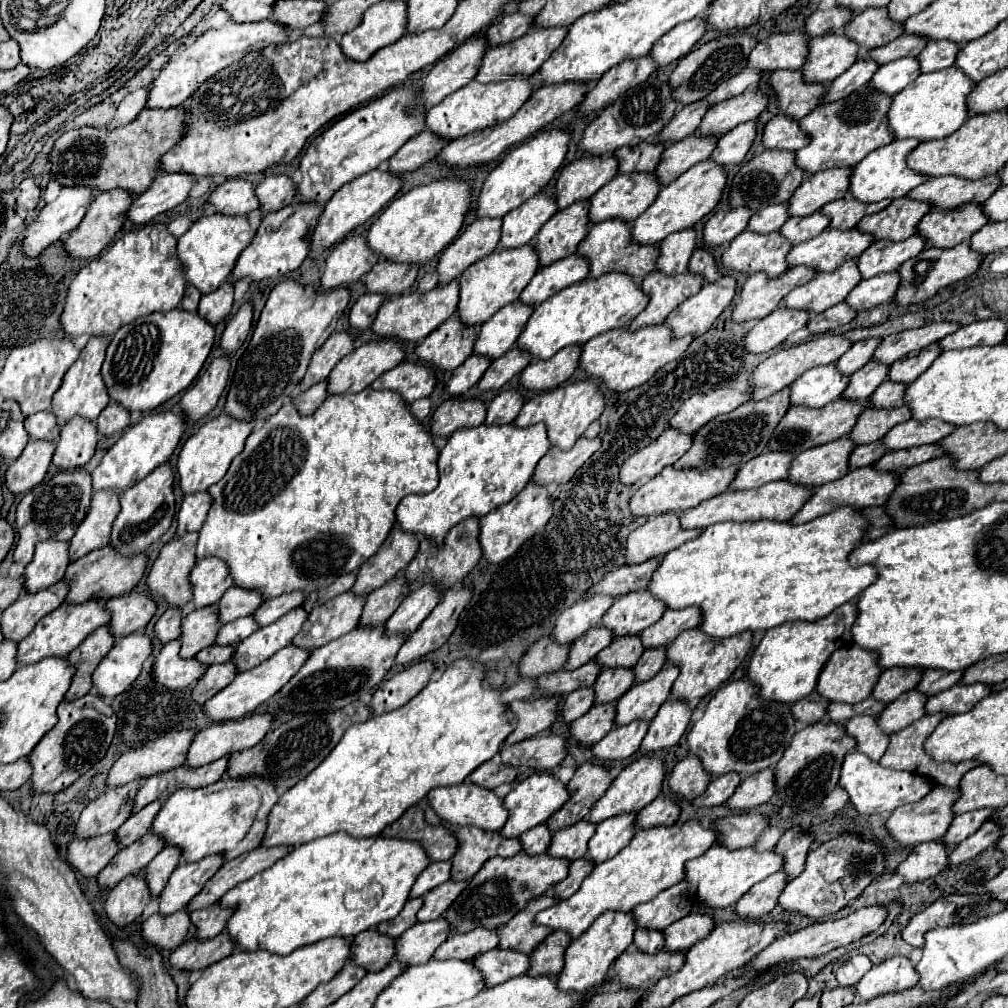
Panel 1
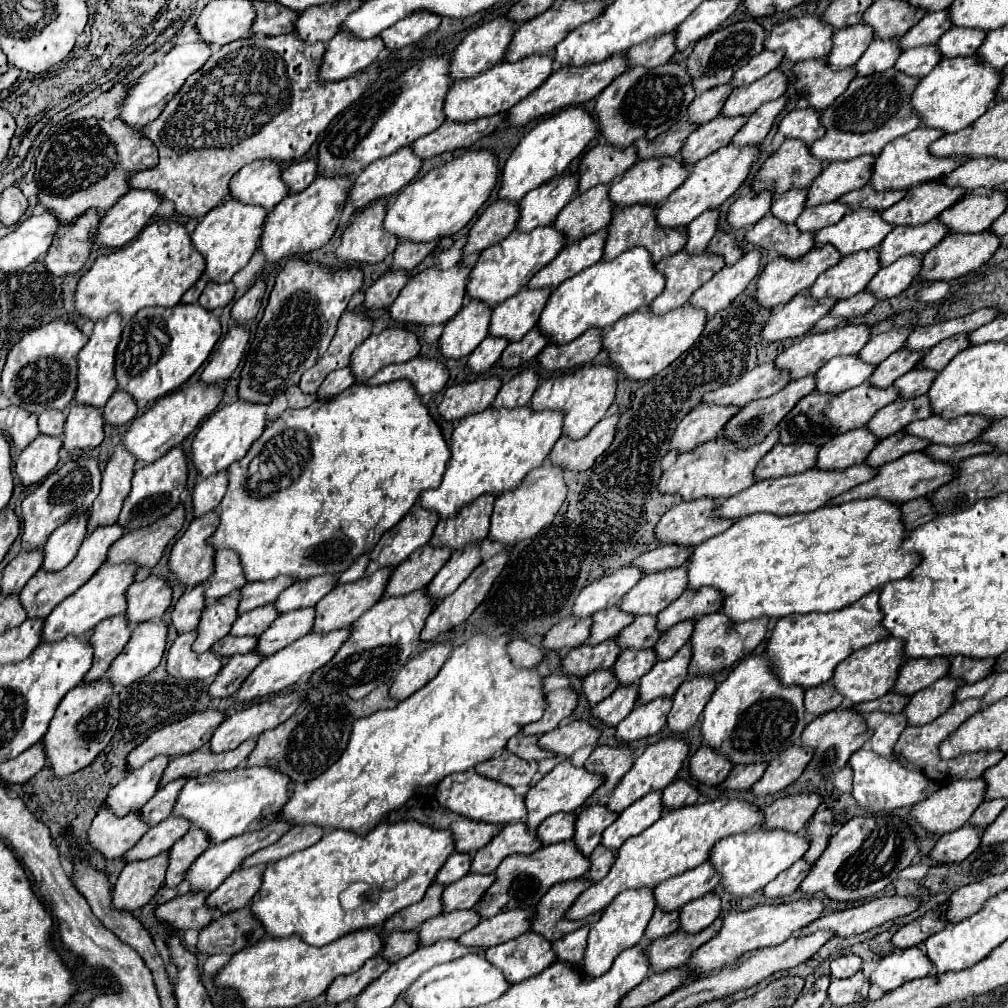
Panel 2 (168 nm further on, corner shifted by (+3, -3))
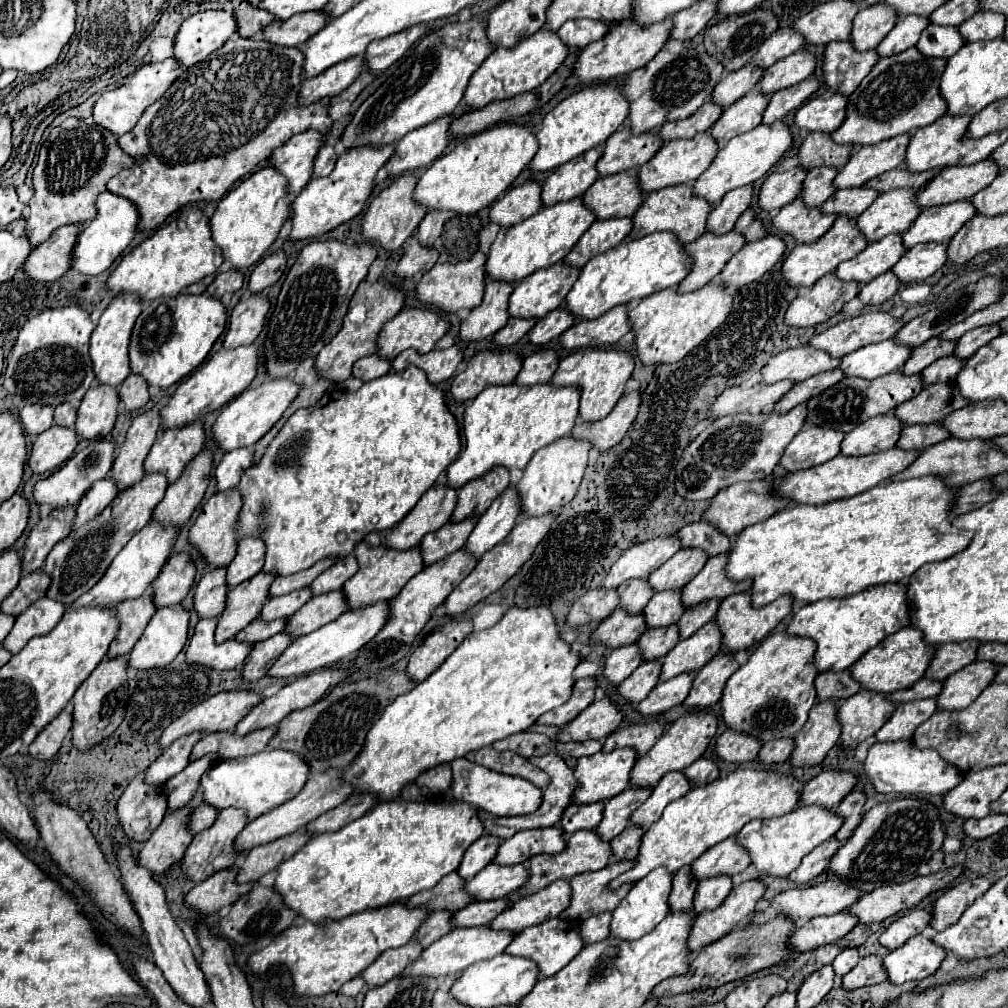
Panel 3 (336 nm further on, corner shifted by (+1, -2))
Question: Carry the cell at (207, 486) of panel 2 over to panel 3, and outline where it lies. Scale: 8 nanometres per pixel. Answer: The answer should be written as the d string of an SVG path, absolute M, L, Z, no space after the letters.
M234 449L226 453L220 461L220 465L214 471L216 479L216 491L224 493L238 485L242 473L252 465L252 451L250 449Z

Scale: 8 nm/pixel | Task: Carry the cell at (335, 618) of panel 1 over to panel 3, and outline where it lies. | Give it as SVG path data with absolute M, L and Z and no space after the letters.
M364 541L354 549L354 557L360 563L360 569L354 577L350 577L346 581L346 585L342 587L346 605L350 611L362 609L370 603L378 603L378 601L388 601L390 597L394 597L416 573L422 571L422 557L418 547L410 549L410 551L394 551L394 549L386 549L384 545L370 549Z

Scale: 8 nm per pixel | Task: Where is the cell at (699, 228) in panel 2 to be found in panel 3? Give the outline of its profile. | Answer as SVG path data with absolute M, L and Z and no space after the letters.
M740 187L726 193L726 197L710 211L706 219L706 231L718 235L730 233L734 221L748 209L750 201L752 201L752 187Z

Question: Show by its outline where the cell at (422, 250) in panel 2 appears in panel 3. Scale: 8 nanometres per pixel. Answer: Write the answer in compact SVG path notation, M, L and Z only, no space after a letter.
M432 211L428 213L422 223L418 225L414 237L418 237L418 243L426 245L426 247L432 247L434 241L440 237L442 233L442 227L448 219L452 219L456 213L454 211Z

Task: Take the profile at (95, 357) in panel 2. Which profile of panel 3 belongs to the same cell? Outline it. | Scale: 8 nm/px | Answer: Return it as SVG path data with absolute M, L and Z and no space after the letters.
M116 295L112 299L112 303L106 307L106 311L102 313L92 339L90 339L90 359L92 359L92 367L94 367L94 375L96 381L100 385L110 385L110 387L118 387L128 375L130 375L130 367L128 367L128 343L130 343L130 333L134 327L136 317L140 315L142 305L138 301L138 297L134 295Z

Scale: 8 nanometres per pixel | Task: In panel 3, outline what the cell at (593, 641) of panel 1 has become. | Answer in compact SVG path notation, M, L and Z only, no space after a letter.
M646 579L626 581L616 589L616 593L620 597L620 607L624 607L628 613L642 613L652 597L652 589L648 587Z

